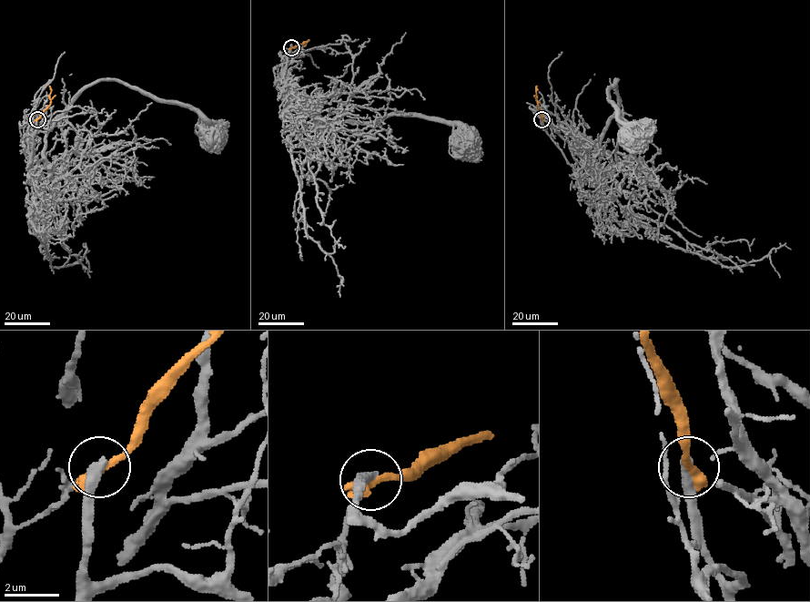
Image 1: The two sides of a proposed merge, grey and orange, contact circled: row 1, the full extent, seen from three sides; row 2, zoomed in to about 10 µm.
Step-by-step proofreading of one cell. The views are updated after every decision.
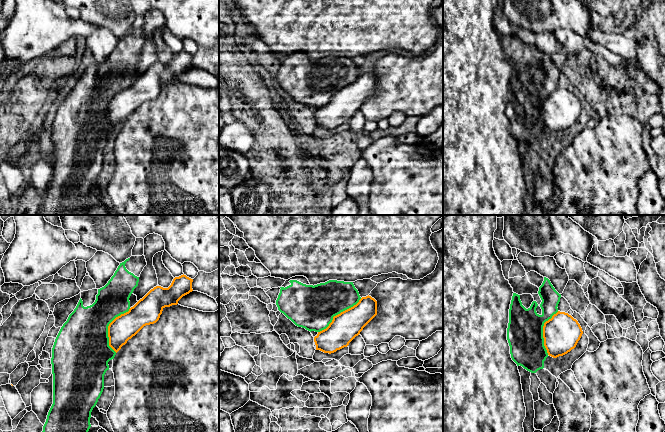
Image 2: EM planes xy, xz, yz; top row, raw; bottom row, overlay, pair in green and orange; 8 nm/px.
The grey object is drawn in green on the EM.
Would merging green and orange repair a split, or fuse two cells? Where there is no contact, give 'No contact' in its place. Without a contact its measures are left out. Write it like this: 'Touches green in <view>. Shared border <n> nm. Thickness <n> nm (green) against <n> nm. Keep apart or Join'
Touches green in xy. Shared border 380 nm. Thickness 440 nm (green) against 200 nm. Keep apart

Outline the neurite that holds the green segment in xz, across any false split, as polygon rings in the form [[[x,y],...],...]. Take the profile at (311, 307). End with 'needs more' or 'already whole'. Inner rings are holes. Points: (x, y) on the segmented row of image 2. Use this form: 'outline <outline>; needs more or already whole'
outline [[[295,276],[280,287],[278,310],[296,326],[308,331],[326,329],[333,317],[361,299],[353,282],[329,280],[311,285],[304,276]]]; needs more

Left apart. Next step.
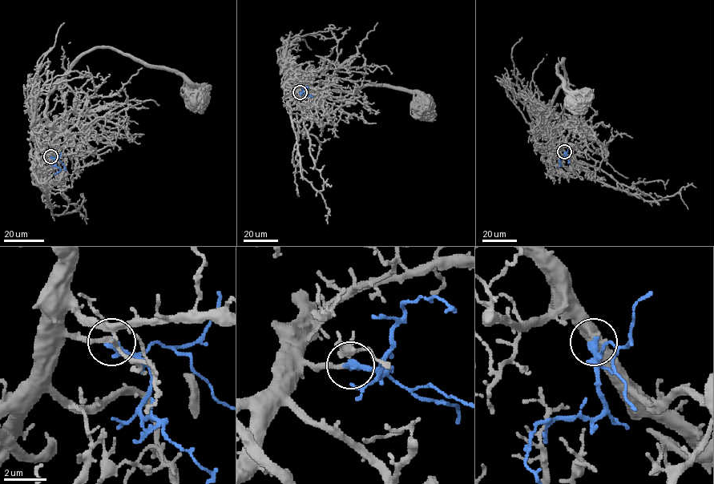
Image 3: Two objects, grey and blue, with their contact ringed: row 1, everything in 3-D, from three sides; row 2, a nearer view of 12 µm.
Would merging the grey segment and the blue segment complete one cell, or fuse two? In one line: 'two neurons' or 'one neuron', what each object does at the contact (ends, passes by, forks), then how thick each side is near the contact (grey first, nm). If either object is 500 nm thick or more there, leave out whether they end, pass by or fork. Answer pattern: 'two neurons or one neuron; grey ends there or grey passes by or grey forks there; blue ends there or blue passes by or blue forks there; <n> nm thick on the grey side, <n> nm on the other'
one neuron; grey ends there; blue ends there; 220 nm thick on the grey side, 400 nm on the other

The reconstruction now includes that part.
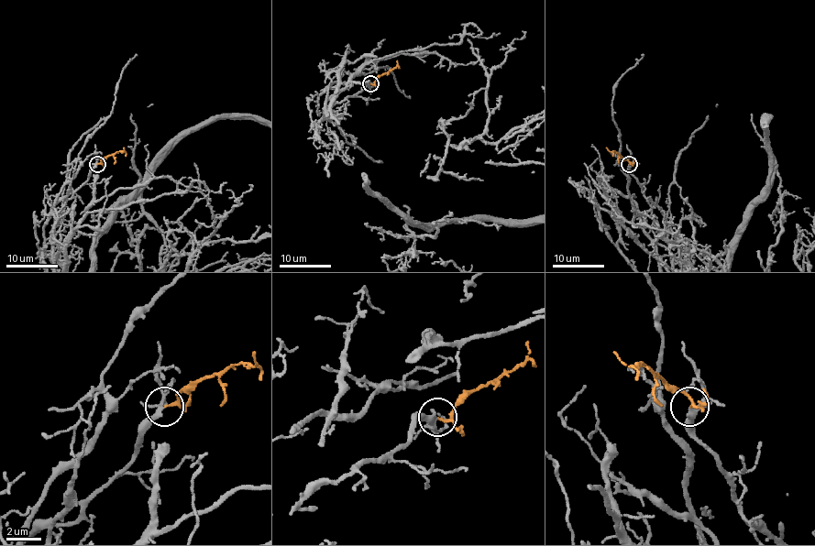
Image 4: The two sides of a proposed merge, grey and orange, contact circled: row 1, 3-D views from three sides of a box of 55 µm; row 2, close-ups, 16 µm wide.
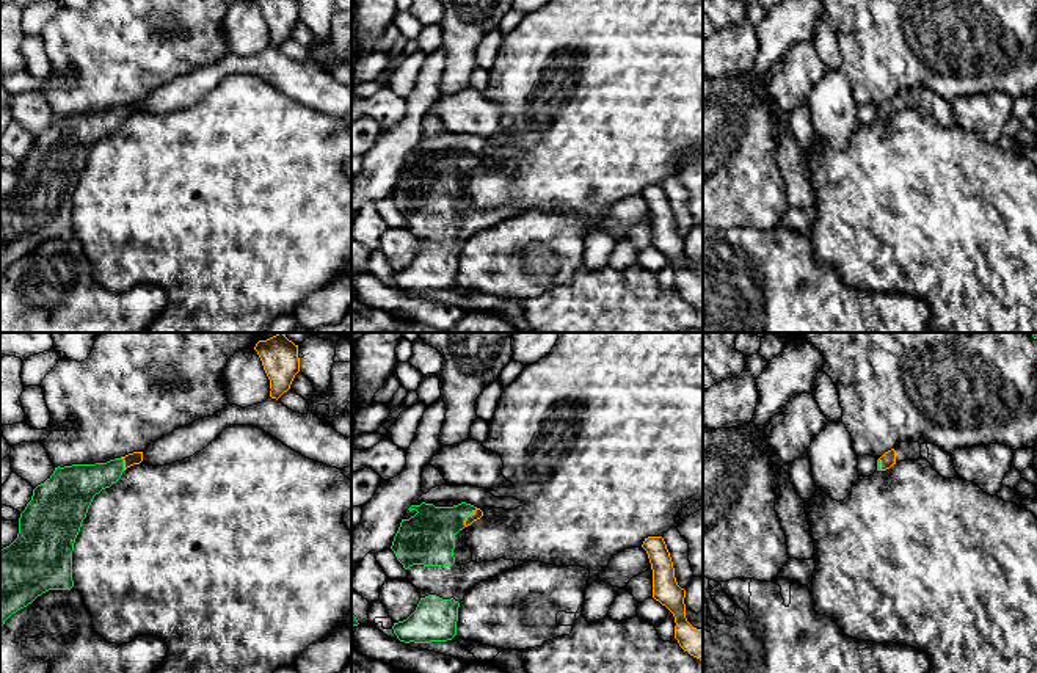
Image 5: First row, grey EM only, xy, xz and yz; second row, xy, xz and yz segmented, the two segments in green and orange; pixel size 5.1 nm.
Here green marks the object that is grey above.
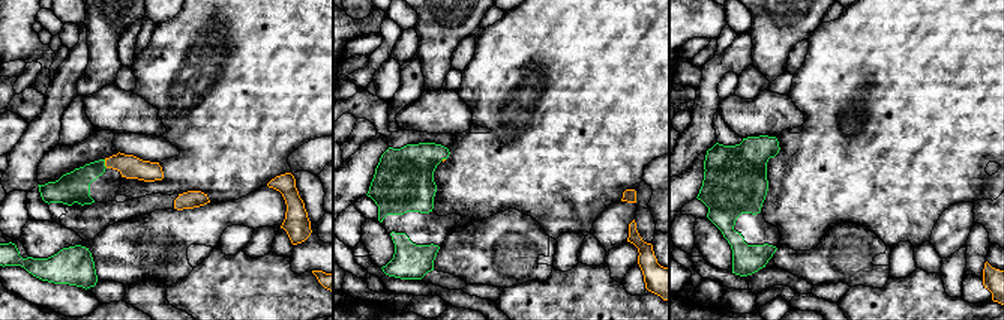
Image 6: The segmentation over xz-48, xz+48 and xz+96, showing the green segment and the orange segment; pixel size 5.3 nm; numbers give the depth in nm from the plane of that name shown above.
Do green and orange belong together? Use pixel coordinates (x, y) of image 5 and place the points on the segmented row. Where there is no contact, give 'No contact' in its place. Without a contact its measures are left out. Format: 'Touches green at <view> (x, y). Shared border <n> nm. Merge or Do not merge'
Touches green at xz (468, 515). Shared border 120 nm. Merge

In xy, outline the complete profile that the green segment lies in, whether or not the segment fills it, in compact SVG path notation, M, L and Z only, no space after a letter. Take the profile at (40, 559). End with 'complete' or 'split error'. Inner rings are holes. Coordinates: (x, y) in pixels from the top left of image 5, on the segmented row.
M133 452L107 463L58 466L33 489L17 538L0 551L0 628L42 593L74 587L74 543L94 496L141 461L143 452Z; split error

